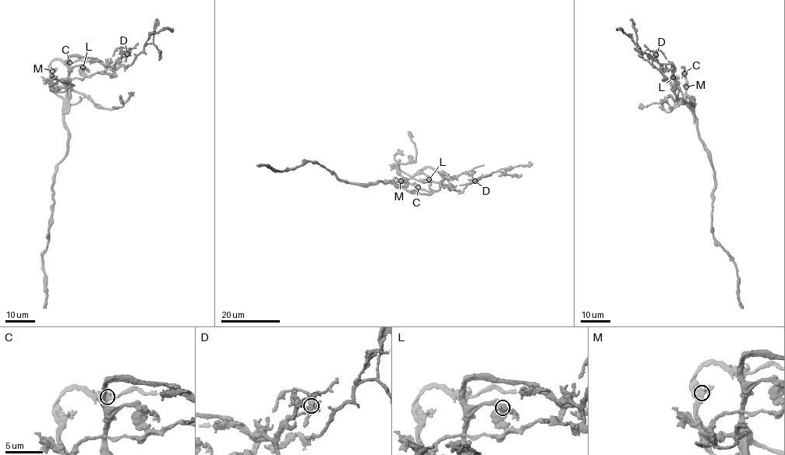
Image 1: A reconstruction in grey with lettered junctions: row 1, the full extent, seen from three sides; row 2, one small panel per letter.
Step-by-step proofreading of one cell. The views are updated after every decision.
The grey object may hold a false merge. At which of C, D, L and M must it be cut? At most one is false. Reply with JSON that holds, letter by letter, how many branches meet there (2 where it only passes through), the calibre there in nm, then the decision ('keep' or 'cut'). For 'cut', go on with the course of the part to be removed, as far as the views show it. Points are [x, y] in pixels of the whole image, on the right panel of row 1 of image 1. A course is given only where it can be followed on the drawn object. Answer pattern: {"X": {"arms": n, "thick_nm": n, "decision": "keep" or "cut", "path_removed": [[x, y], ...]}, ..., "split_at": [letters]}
{"C": {"arms": 4, "thick_nm": 550, "decision": "keep"}, "D": {"arms": 6, "thick_nm": 600, "decision": "cut", "path_removed": [[655, 55], [657, 50], [661, 51], [670, 62], [674, 82], [680, 89], [677, 102], [670, 110]]}, "L": {"arms": 4, "thick_nm": 500, "decision": "keep"}, "M": {"arms": 4, "thick_nm": 500, "decision": "keep"}, "split_at": ["D"]}

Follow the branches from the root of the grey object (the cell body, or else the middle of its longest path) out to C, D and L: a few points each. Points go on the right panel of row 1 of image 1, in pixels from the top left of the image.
C: (696, 123), (694, 107), (687, 97), (687, 81), (684, 73)
D: (696, 123), (684, 94), (661, 72), (665, 67), (661, 70), (652, 65), (655, 55)
L: (696, 123), (684, 93), (671, 82), (673, 77)

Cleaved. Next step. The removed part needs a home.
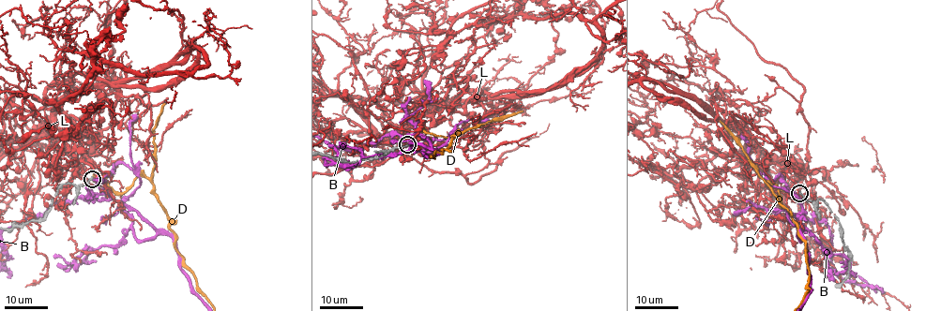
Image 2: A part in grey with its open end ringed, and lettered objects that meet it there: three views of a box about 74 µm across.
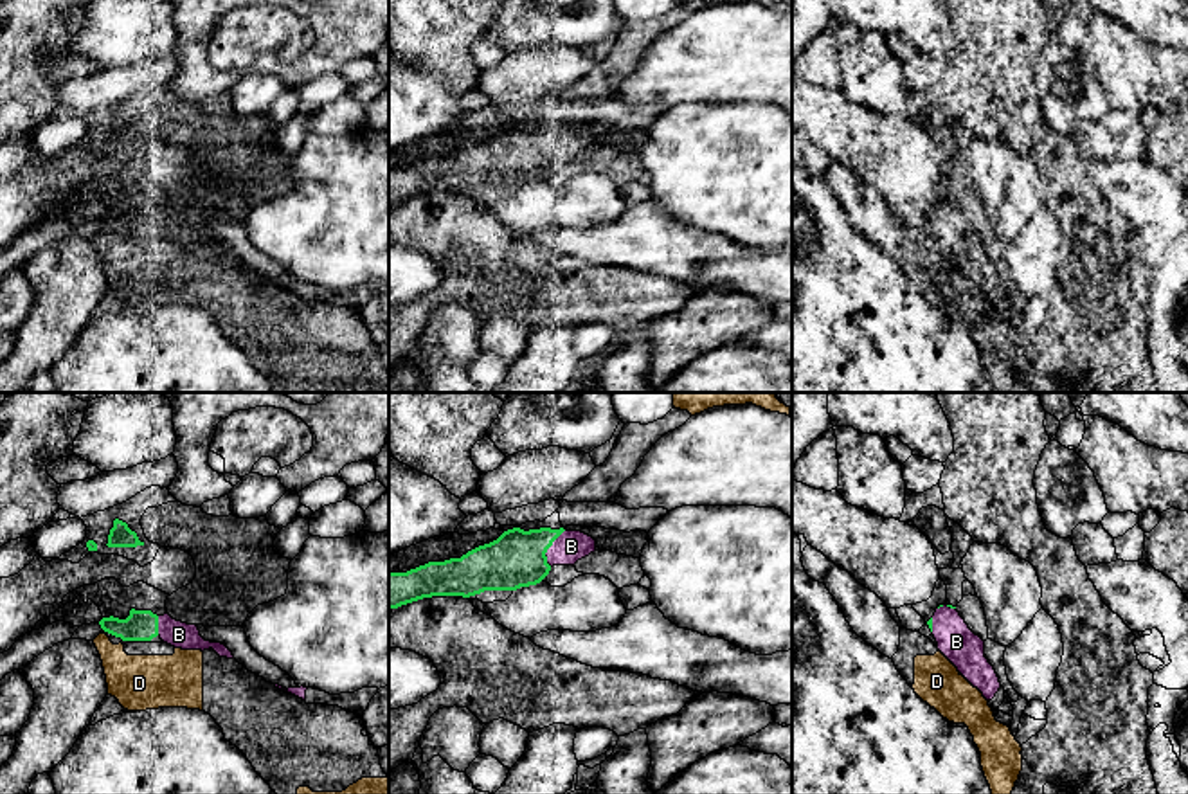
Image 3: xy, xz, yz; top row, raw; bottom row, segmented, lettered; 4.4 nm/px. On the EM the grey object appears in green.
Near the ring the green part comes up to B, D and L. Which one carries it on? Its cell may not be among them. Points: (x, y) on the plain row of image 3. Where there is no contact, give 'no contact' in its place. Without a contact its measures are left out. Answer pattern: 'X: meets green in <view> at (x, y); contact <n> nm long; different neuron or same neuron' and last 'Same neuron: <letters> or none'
B: meets green in xz at (549, 143); contact 180 nm long; same neuron
D: no contact; different neuron
L: no contact; different neuron
Same neuron: B

